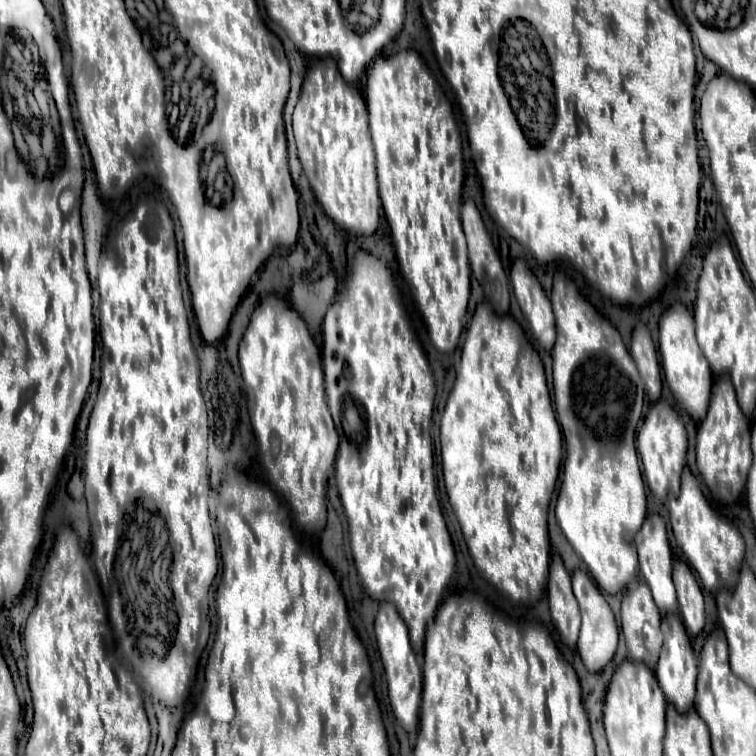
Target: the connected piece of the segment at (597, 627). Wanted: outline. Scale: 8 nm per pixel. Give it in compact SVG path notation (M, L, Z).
M575 570L571 574L571 580L573 580L575 598L577 598L579 610L581 610L581 632L579 632L579 640L577 640L577 652L579 652L583 664L587 666L589 672L599 672L599 670L603 670L611 662L611 658L617 652L619 628L617 628L615 616L613 616L607 600L597 590L593 580L583 570Z

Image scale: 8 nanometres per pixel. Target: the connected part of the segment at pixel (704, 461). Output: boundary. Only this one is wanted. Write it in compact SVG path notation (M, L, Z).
M723 376L723 380L717 378L711 392L711 408L701 420L697 432L697 468L715 500L723 504L735 502L745 488L747 470L751 466L749 440L751 424L743 412L739 412L739 402L735 400L735 388L731 388L731 380L727 380L727 376Z

